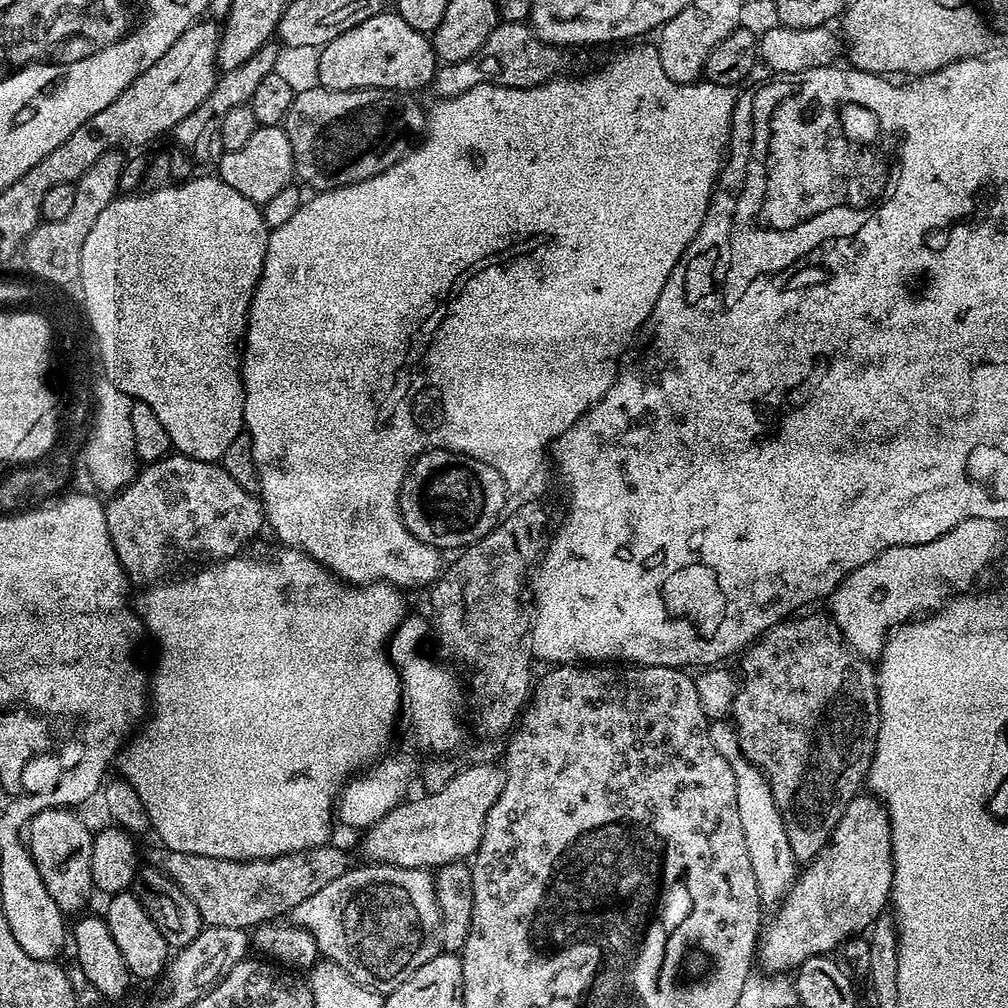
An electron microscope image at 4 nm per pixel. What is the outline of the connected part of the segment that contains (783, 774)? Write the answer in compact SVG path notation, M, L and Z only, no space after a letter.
M812 612L809 616L800 616L804 614L796 614L787 620L782 620L774 625L769 632L764 633L756 643L756 652L760 656L760 652L768 650L768 676L760 682L752 682L752 652L754 652L754 642L744 649L740 660L740 676L738 672L738 687L735 689L732 697L732 711L730 713L731 723L734 725L734 731L740 748L744 752L744 757L753 764L754 767L761 772L768 780L770 786L770 794L774 806L778 810L778 814L784 823L786 830L786 838L788 845L792 851L792 859L797 862L807 862L813 860L815 856L822 850L822 846L828 844L828 839L832 836L834 826L838 826L838 818L842 818L842 814L846 810L846 806L858 793L865 787L868 771L872 765L872 755L876 749L876 735L878 734L878 726L880 725L880 699L876 694L876 668L873 667L865 657L857 656L851 648L844 642L843 636L840 635L840 629L836 627L835 620L831 615L820 612Z

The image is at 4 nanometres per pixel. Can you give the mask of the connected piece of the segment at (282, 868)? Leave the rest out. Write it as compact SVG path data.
M329 842L317 848L307 848L297 852L287 852L284 856L272 856L269 860L227 860L226 858L206 858L206 854L190 854L182 850L170 850L163 846L156 848L144 848L142 860L145 865L160 869L183 890L186 898L198 906L198 914L204 919L205 925L210 928L218 926L230 926L231 928L243 928L255 930L261 924L279 921L287 917L299 906L306 902L310 894L318 894L334 878L342 878L350 867L348 856L340 848L335 848L335 843Z

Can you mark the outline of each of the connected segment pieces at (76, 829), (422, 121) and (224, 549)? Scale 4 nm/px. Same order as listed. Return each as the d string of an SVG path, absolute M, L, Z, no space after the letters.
M71 807L47 808L32 817L26 829L26 847L34 858L34 866L38 866L38 874L42 874L46 890L50 890L50 898L54 898L54 902L58 902L66 914L83 913L87 909L84 907L88 899L94 896L90 874L90 850L94 832L84 825L83 818L76 812L79 811Z
M313 86L304 88L292 97L292 105L282 125L284 133L290 138L296 163L295 175L300 176L312 190L341 188L343 184L362 182L382 174L390 166L398 163L416 147L425 135L428 126L426 108L416 101L412 94L391 92L388 88L359 88L343 92Z
M169 454L163 456L160 460L156 460L152 464L144 464L143 467L133 475L132 479L127 481L124 487L119 489L109 500L112 501L107 501L107 503L104 504L104 513L106 514L106 526L112 539L112 545L118 554L118 562L124 567L125 572L128 573L129 581L131 581L133 585L140 584L139 586L148 586L161 579L160 571L167 566L168 555L171 554L172 547L176 547L180 552L185 552L188 556L205 556L205 561L208 562L226 560L230 556L237 555L237 553L243 549L240 547L242 547L247 540L254 539L255 536L259 534L260 527L263 529L266 524L264 519L264 506L260 503L259 495L242 490L242 486L238 486L238 482L234 482L234 478L230 478L230 474L226 474L223 463L210 460L195 460L189 456L179 454Z

